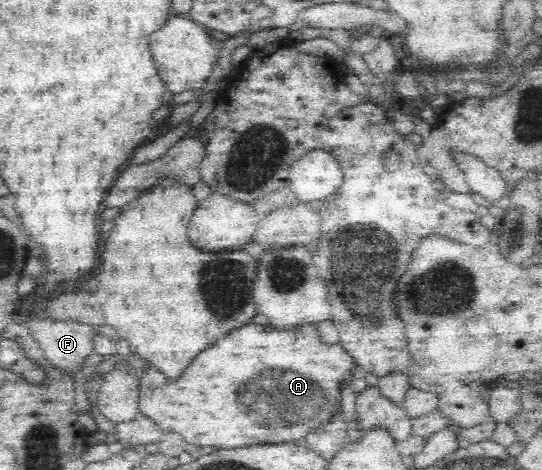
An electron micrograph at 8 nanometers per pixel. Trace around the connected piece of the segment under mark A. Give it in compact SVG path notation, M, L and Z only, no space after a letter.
M250 322L196 356L190 368L176 380L176 384L170 386L166 384L164 376L160 376L156 370L150 370L142 378L139 412L154 420L165 433L176 432L186 444L195 444L204 450L206 446L210 446L210 450L230 450L238 446L244 448L282 442L302 444L310 432L324 429L335 420L334 416L341 414L342 382L350 380L357 364L340 343L322 340L317 323L296 328L300 330L278 330L274 326Z

